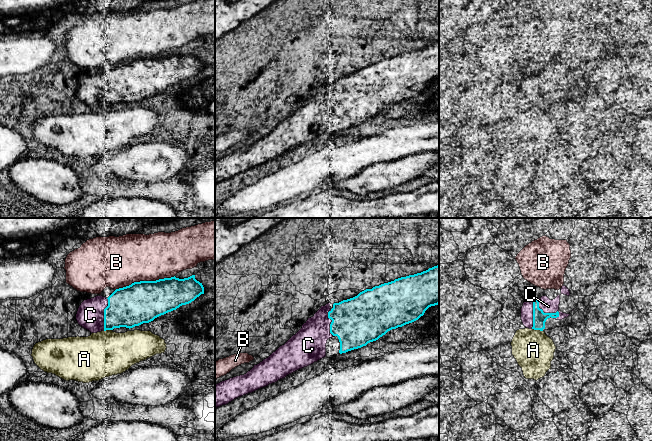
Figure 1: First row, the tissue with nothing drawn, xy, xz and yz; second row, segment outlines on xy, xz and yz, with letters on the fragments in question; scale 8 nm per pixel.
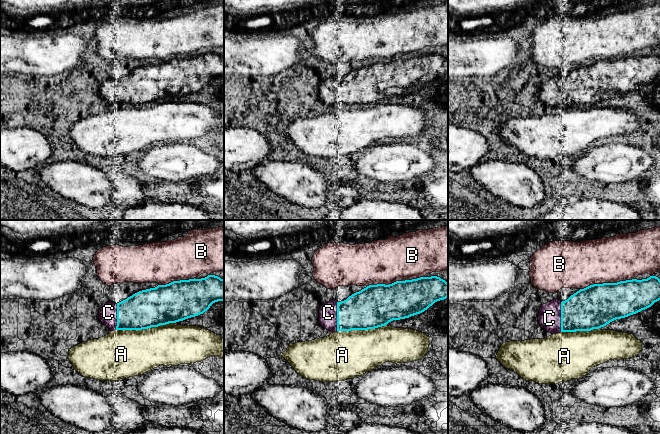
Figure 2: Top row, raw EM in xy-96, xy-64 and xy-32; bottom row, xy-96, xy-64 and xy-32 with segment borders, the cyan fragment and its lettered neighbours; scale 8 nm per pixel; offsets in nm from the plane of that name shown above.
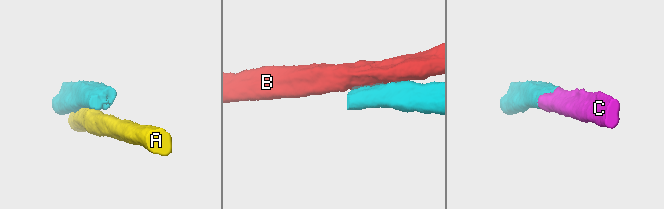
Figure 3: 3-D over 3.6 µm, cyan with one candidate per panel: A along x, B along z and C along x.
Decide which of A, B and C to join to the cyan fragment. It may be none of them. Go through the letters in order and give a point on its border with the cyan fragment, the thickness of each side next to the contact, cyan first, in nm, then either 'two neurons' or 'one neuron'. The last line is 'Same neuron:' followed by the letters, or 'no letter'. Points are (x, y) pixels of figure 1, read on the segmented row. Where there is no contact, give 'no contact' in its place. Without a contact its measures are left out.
A: yz (537, 329) | 110/320 nm | two neurons
B: xy (144, 281) | 340/400 nm | two neurons
C: yz (547, 313) | 110/110 nm | one neuron
Same neuron: C

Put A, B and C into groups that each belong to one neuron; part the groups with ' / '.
A / B / C

